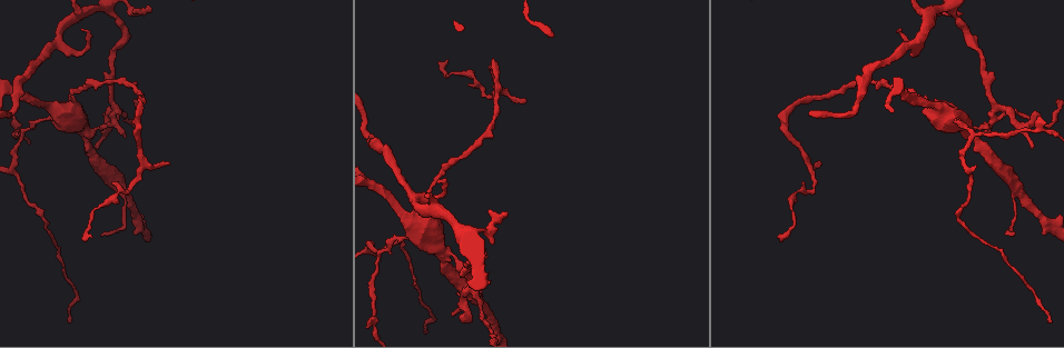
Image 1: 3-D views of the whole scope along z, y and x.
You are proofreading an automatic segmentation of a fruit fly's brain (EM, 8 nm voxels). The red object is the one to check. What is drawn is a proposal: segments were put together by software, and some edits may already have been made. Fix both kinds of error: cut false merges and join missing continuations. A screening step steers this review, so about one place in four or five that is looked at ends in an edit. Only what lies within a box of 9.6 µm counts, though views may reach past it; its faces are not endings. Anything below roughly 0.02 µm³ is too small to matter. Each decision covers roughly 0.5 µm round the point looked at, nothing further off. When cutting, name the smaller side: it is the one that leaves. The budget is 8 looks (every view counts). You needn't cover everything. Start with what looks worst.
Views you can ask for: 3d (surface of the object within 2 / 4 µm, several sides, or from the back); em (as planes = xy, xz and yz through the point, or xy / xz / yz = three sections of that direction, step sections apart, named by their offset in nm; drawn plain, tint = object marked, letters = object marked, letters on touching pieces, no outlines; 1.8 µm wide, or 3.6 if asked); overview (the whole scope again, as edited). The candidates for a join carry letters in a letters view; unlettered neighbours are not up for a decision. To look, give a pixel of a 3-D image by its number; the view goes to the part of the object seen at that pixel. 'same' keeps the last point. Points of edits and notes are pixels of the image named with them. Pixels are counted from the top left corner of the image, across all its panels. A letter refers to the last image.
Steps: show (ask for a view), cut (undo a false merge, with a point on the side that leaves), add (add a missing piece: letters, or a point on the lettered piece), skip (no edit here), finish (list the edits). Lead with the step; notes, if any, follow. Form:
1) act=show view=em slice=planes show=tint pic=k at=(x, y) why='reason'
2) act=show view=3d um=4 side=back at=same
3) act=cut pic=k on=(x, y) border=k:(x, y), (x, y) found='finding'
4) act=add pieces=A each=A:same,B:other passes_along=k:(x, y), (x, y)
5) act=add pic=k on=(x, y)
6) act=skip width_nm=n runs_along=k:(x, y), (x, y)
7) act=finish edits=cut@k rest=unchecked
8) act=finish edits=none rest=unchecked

act=show view=em slice=planes show=tint pic=1 at=(992, 109) why='looks like a crossing'

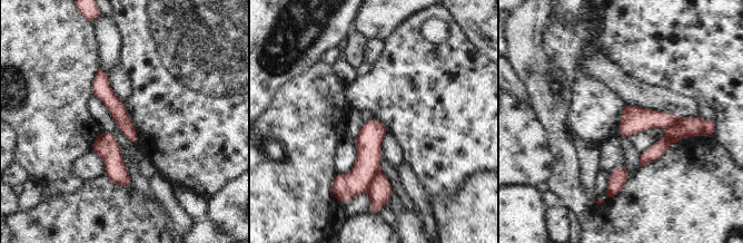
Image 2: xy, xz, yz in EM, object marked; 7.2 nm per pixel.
act=show view=em slice=planes show=letters at=same why='what lies round it'

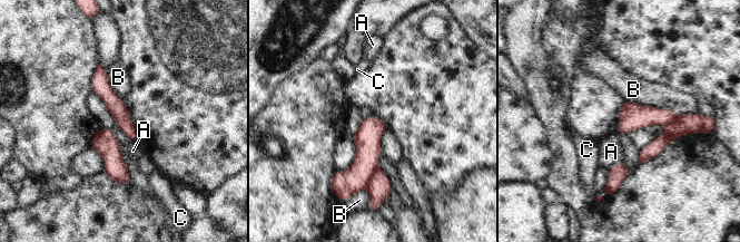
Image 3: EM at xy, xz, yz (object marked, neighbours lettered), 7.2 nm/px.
act=cut pic=3 on=(344, 184) each=A:other,B:other,C:other border=3:(380, 167), (374, 172), (366, 185) found='a second cell is stuck on'

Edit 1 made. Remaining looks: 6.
act=show view=overview

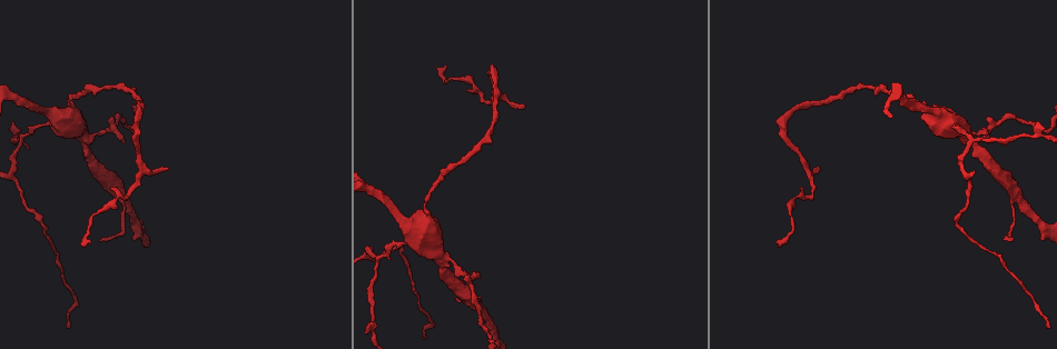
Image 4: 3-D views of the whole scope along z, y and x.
act=show view=3d um=4 pic=4 at=(457, 299) why='free end'

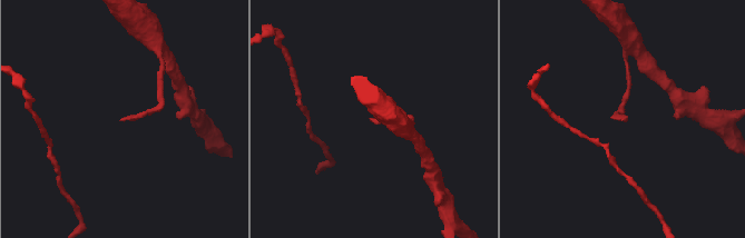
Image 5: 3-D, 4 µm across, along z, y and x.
act=show view=em slice=planes show=letters pic=5 at=(121, 120)

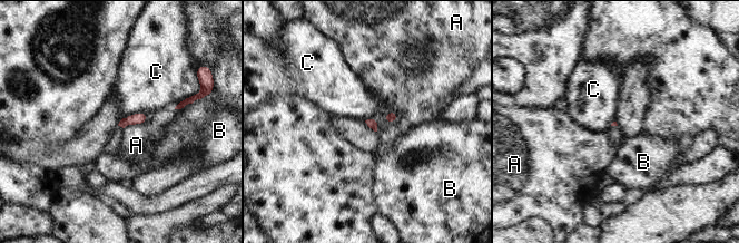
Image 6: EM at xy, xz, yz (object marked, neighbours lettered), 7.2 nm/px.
act=skip longest_contact=C:190nm each=A:other,B:other,C:other border=6:(146, 113), (132, 113), (121, 119) found='no lettered piece goes on from it'

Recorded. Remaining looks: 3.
act=finish edits=cut@3 rest=unchecked

